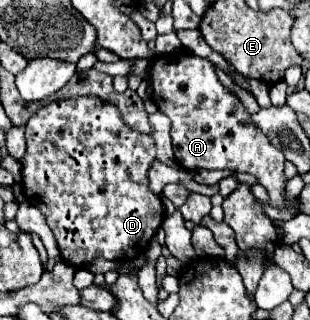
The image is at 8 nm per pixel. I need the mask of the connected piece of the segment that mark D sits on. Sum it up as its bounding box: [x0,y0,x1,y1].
[21,96,165,268]

